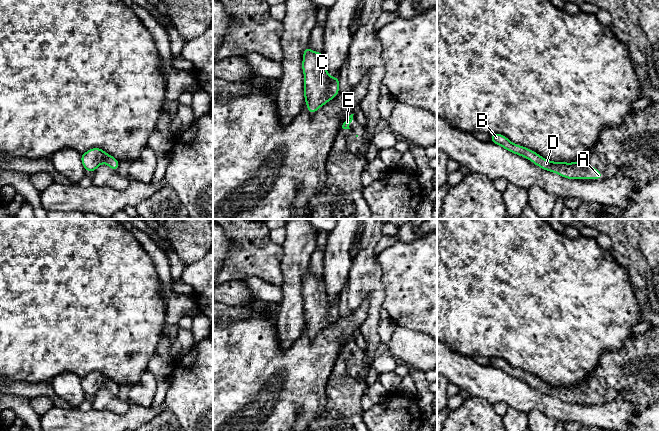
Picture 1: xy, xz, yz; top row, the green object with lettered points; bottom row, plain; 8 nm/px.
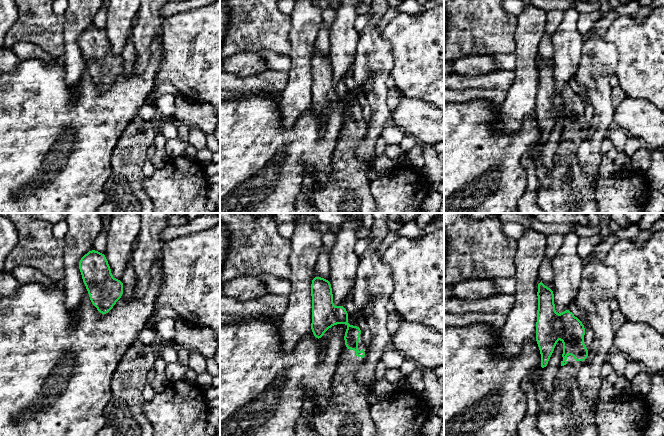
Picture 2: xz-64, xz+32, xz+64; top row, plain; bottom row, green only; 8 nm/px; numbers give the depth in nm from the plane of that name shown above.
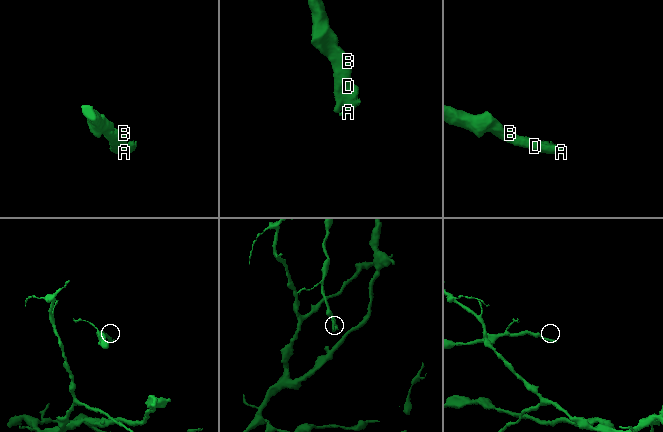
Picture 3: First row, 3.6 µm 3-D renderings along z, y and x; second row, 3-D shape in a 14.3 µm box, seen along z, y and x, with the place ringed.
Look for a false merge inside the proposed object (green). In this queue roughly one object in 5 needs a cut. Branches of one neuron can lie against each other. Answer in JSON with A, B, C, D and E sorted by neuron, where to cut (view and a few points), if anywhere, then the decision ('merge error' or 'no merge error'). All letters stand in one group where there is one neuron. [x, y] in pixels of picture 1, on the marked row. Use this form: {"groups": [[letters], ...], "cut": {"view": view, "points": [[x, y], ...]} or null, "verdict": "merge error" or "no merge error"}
{"groups": [["A", "B", "C", "D", "E"]], "cut": null, "verdict": "no merge error"}

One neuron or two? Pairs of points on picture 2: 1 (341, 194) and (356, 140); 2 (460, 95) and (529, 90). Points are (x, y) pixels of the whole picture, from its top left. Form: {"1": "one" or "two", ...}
{"1": "one", "2": "two"}

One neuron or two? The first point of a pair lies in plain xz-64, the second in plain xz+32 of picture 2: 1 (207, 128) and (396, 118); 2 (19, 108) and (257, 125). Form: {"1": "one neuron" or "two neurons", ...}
{"1": "one neuron", "2": "one neuron"}

